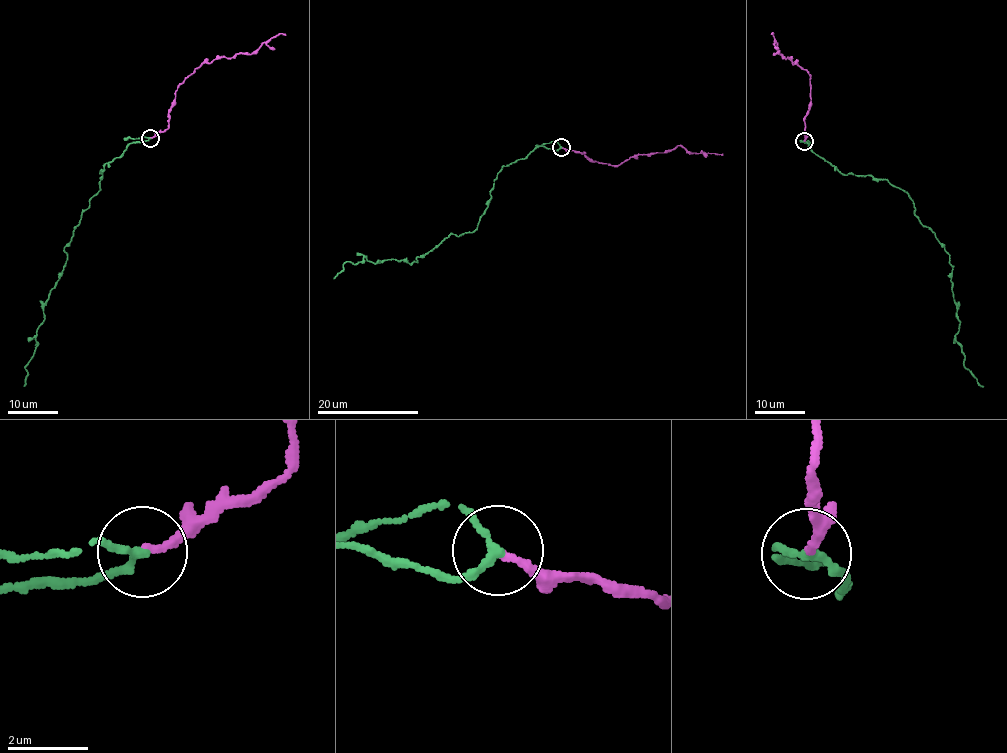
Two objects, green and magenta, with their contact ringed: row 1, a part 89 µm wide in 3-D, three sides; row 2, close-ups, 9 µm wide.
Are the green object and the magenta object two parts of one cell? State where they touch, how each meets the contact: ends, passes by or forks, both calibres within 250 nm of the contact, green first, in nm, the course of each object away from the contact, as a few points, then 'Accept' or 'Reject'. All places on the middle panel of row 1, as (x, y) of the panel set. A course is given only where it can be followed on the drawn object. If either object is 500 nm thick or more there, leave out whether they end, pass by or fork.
Place: (561, 147). At the ring green passes by. At the ring magenta ends. Thickness 190 nm (green) against 190 nm. Course of green: (560, 147), (540, 146), (502, 167), (478, 227), (452, 234), (416, 261), (374, 263), (364, 256), (333, 278). Course of magenta: (562, 147), (585, 153), (593, 161), (618, 165), (632, 157), (666, 153), (681, 145), (691, 153), (723, 153). Accept

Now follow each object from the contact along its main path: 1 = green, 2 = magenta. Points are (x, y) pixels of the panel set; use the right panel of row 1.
1: (804, 141), (844, 175), (887, 180), (912, 200), (919, 221), (949, 256), (955, 340), (964, 366), (983, 387)
2: (804, 141), (804, 116), (810, 101), (809, 73), (788, 58), (773, 54), (778, 49), (773, 32), (770, 34)

